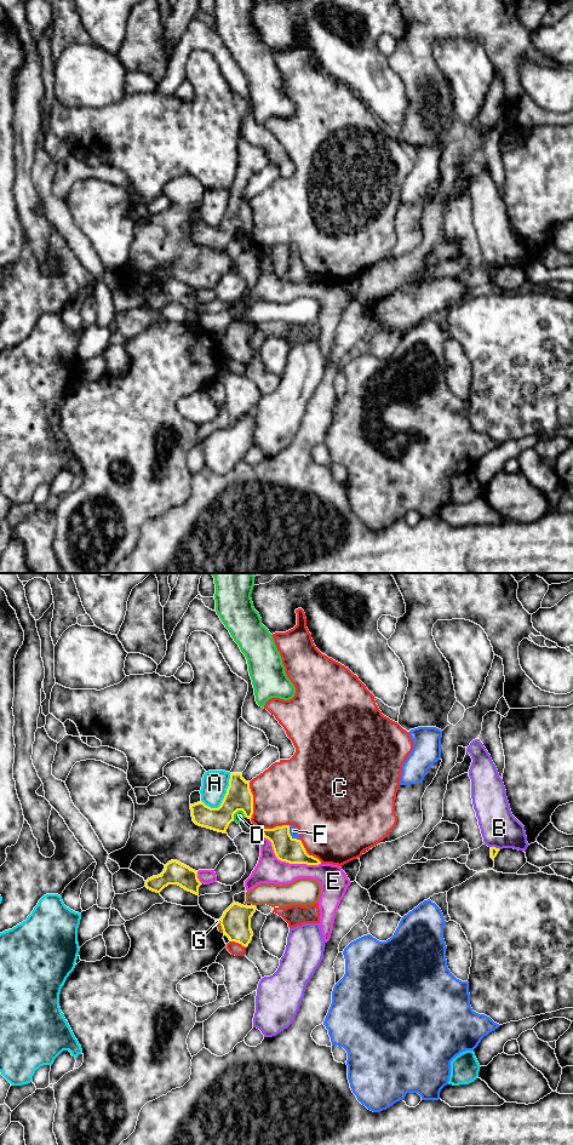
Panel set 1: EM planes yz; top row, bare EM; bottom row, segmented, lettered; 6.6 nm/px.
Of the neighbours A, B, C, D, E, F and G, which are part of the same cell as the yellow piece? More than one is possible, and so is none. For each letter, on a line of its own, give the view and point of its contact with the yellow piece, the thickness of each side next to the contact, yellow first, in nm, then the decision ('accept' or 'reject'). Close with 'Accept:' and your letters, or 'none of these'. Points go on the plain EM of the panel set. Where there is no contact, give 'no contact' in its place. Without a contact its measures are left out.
A: yz (224, 215) | 180/180 nm | reject
B: yz (494, 265) | 50/240 nm | reject
C: yz (252, 218) | 180/440 nm | reject
D: yz (240, 228) | 180/70 nm | reject
E: yz (287, 280) | 170/180 nm | reject
F: yz (290, 253) | 170/60 nm | reject
G: yz (221, 343) | 200/30 nm | reject
Accept: none of these

